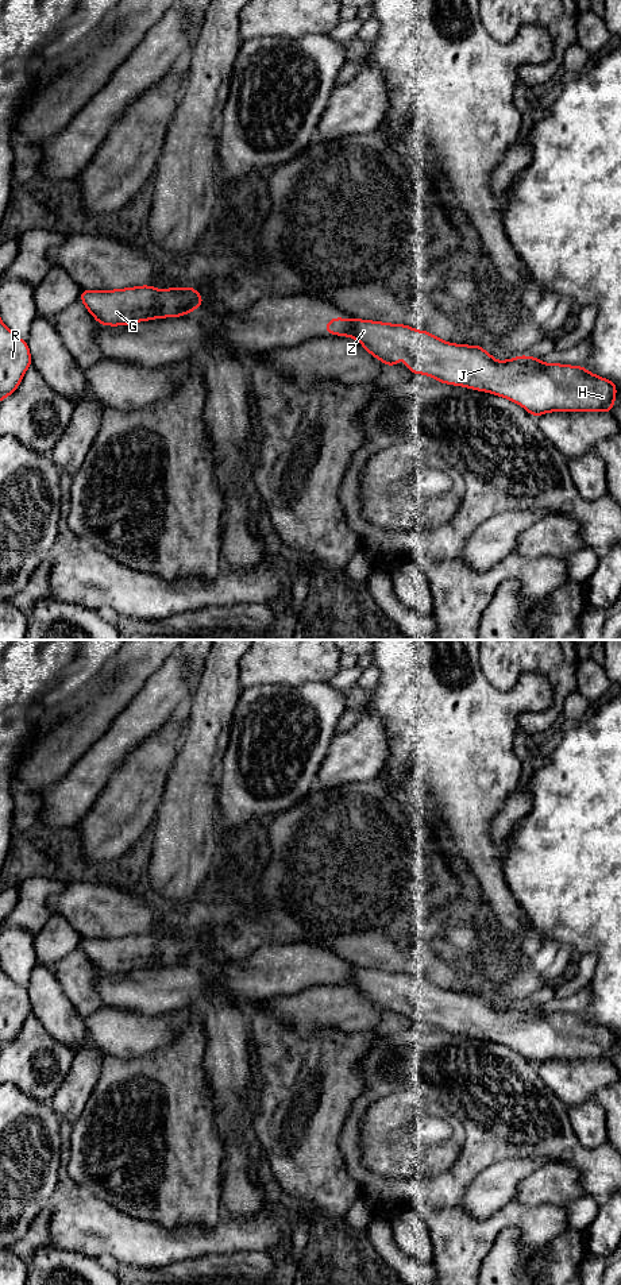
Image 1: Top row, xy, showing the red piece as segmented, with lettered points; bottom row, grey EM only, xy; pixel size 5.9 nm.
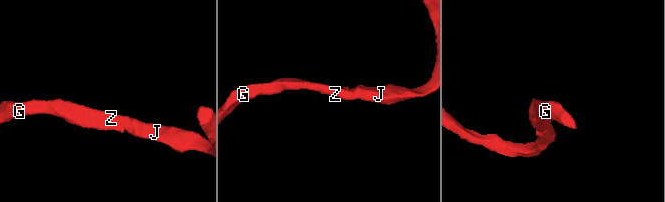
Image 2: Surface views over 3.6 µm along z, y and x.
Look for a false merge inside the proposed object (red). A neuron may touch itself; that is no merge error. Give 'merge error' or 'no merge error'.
no merge error

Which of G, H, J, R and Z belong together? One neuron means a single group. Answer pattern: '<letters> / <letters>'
G H J R Z

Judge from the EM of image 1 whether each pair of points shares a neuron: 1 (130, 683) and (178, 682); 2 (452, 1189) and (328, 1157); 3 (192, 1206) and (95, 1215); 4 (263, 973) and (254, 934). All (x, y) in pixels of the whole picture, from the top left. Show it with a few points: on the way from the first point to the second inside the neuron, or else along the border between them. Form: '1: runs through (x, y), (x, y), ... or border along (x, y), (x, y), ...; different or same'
1: border along (166, 659), (126, 707); different
2: border along (343, 1129), (339, 1150), (347, 1173), (361, 1188); different
3: border along (101, 1199), (130, 1215), (154, 1223); different
4: border along (289, 942), (267, 942), (243, 959), (228, 959); different

